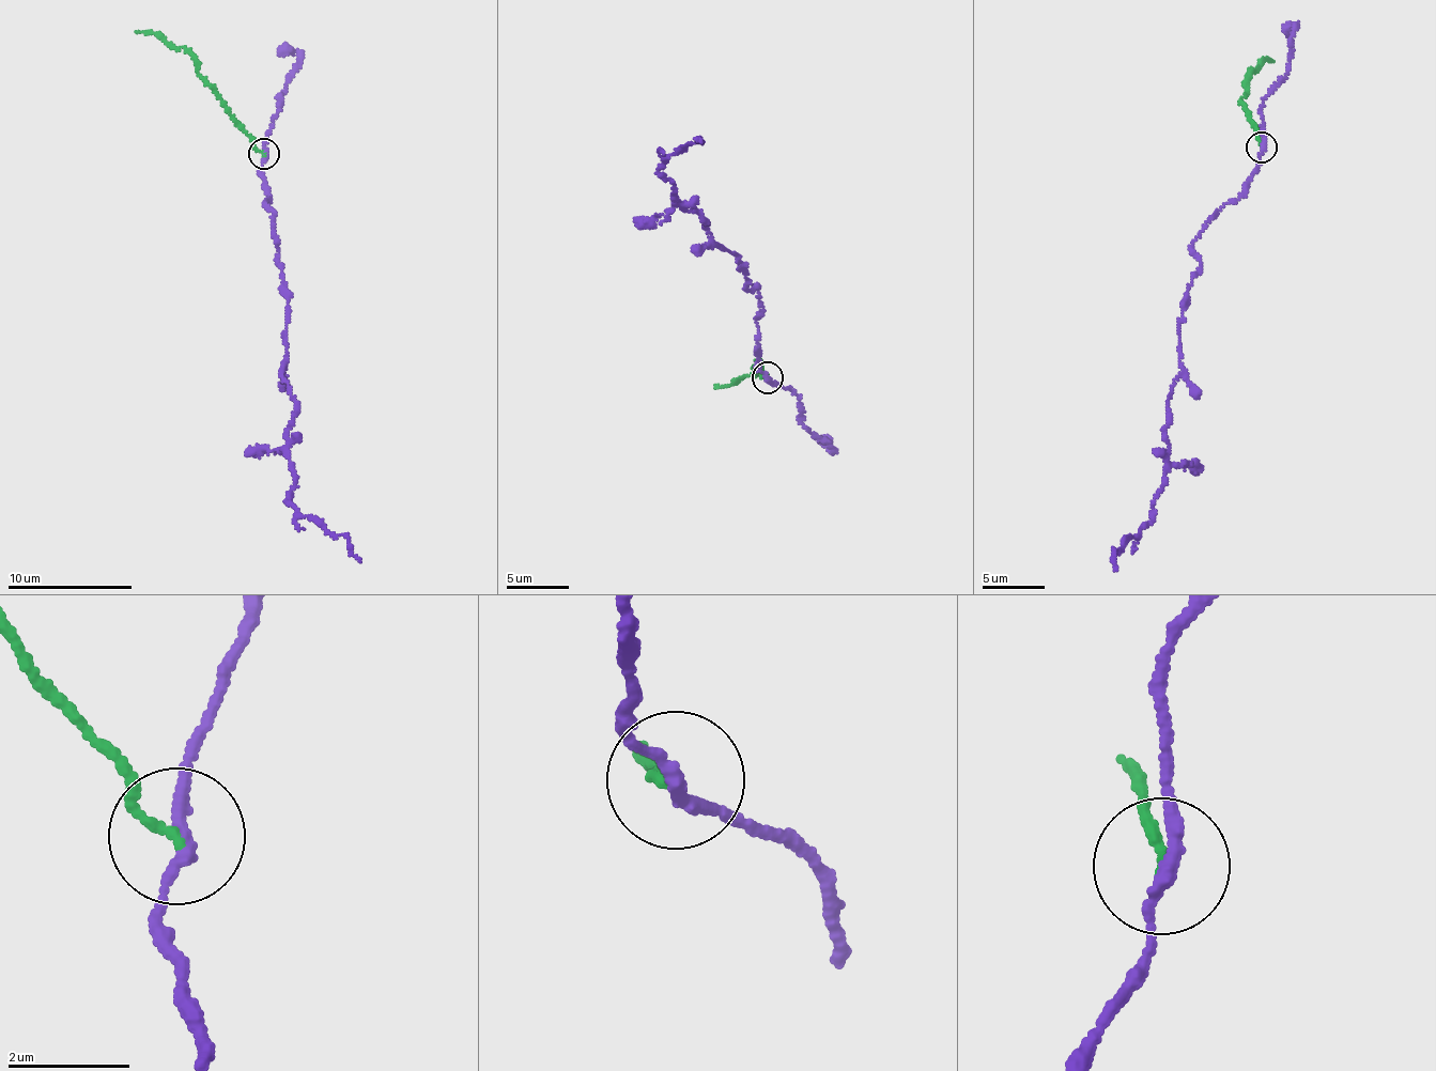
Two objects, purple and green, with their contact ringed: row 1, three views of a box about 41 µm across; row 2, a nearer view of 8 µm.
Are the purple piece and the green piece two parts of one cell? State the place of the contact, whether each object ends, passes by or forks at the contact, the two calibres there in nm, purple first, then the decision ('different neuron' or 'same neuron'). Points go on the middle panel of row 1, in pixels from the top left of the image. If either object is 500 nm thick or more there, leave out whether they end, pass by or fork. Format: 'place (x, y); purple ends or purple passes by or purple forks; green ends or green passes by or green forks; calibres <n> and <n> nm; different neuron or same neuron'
place (768, 377); purple passes by; green ends; calibres 200 and 130 nm; different neuron

